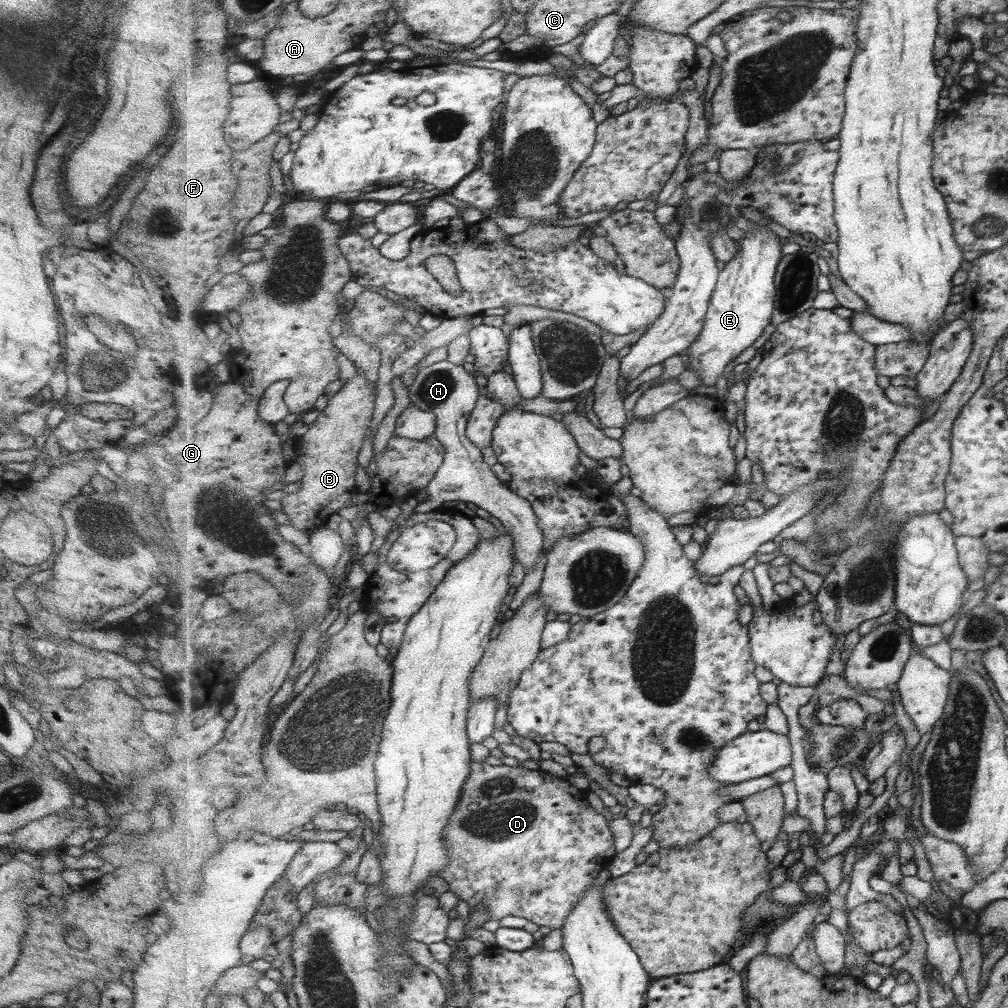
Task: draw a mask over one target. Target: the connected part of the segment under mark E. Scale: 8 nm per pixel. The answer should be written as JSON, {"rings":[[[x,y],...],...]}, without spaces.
{"rings":[[[754,223],[757,229],[744,233],[740,241],[740,251],[727,263],[718,278],[718,286],[714,290],[711,306],[706,318],[706,326],[702,334],[689,348],[688,364],[700,372],[702,384],[713,386],[723,376],[723,370],[741,356],[747,348],[751,348],[772,324],[778,294],[776,276],[781,259],[779,236],[771,233],[761,223]]]}

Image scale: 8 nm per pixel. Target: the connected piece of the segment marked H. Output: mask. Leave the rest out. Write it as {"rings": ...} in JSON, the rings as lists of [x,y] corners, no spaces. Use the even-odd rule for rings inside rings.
{"rings":[[[449,359],[443,362],[427,363],[424,369],[420,370],[414,385],[409,390],[410,402],[417,404],[419,408],[432,412],[437,416],[438,432],[435,437],[443,443],[446,448],[446,459],[442,468],[438,471],[435,478],[428,484],[426,492],[428,499],[414,505],[412,513],[425,513],[429,511],[442,510],[441,504],[446,501],[459,501],[462,504],[472,502],[490,514],[496,517],[515,539],[514,556],[521,562],[525,573],[531,571],[542,558],[544,549],[544,533],[538,525],[538,518],[534,508],[526,498],[511,490],[510,485],[503,485],[503,481],[495,475],[489,464],[483,460],[483,452],[474,445],[466,435],[468,423],[471,415],[478,405],[479,387],[477,387],[477,378],[467,372],[462,365],[453,364]]]}

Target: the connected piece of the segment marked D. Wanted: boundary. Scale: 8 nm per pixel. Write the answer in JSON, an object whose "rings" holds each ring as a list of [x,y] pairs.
{"rings":[[[473,761],[471,763],[472,771],[468,776],[464,786],[463,796],[456,806],[455,812],[451,815],[449,826],[444,832],[444,839],[450,850],[449,864],[439,873],[444,881],[449,885],[449,891],[457,894],[459,900],[467,902],[470,912],[475,908],[483,906],[489,912],[489,920],[501,921],[503,918],[515,916],[525,918],[539,926],[547,926],[551,929],[561,929],[566,923],[567,918],[573,913],[575,905],[581,902],[587,889],[595,884],[596,878],[600,876],[603,869],[618,854],[615,844],[613,844],[613,830],[611,824],[607,825],[607,818],[591,807],[587,800],[588,790],[576,788],[567,781],[567,778],[561,779],[559,776],[543,772],[541,769],[530,770],[521,765],[506,766],[505,764],[493,766],[484,761]]]}

